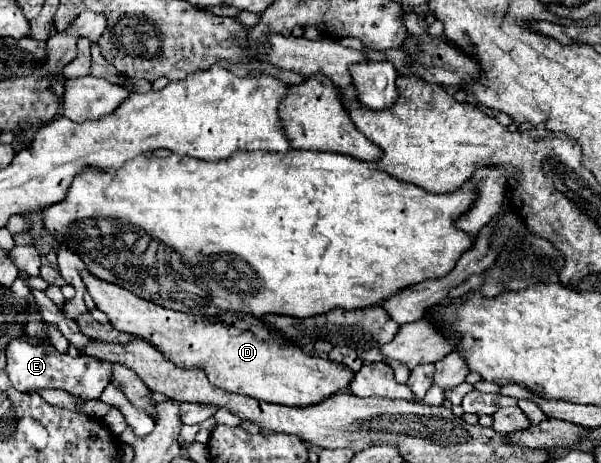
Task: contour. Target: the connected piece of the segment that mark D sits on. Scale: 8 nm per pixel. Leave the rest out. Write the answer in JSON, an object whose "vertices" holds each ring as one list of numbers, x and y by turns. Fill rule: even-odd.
{"vertices":[[87,269,81,271,81,277,97,309,107,315,117,331,145,339,163,355,169,355,169,359,173,359,173,363,179,367,205,371,209,381,221,389,267,403,309,407,313,403,321,403,321,399,335,395,337,391,347,389,353,381,355,373,349,371,349,367,321,359,317,355,305,355,299,347,285,343,257,317,235,317,231,313,217,317,197,317,177,313,145,301,119,285,107,283,91,275]]}

